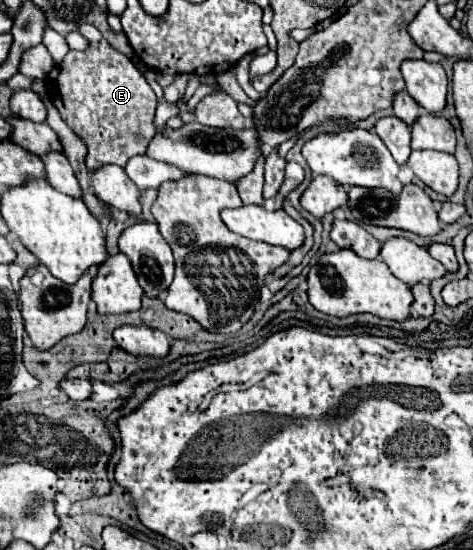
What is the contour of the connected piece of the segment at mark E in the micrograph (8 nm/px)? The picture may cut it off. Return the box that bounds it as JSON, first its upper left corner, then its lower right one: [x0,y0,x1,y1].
[49,24,157,170]

